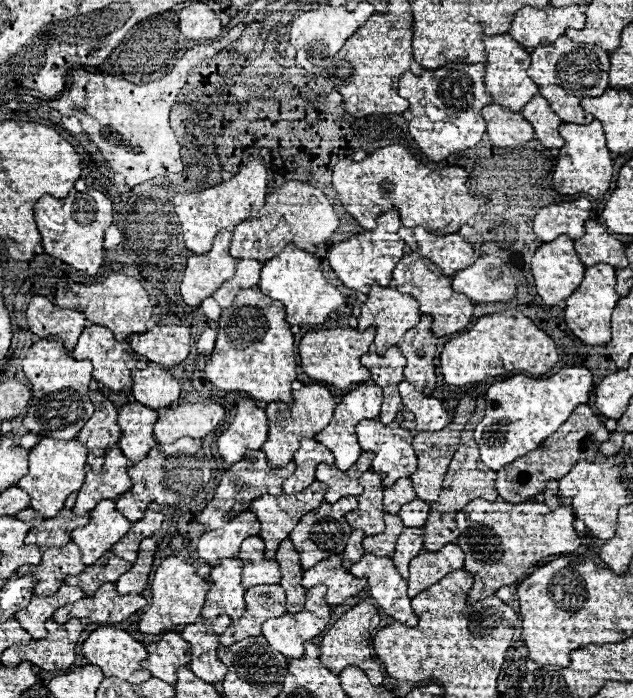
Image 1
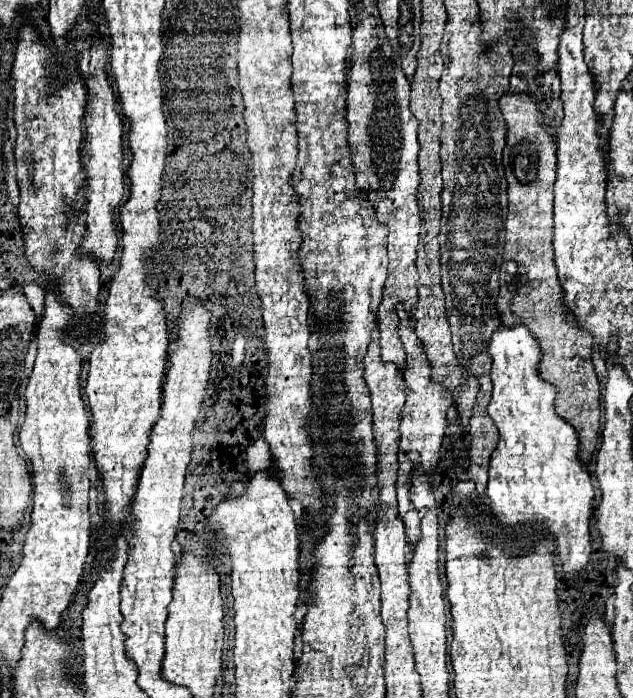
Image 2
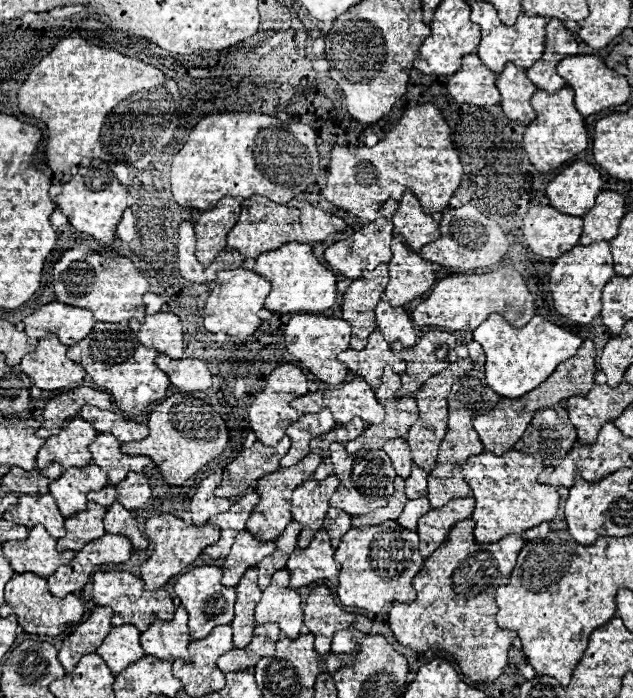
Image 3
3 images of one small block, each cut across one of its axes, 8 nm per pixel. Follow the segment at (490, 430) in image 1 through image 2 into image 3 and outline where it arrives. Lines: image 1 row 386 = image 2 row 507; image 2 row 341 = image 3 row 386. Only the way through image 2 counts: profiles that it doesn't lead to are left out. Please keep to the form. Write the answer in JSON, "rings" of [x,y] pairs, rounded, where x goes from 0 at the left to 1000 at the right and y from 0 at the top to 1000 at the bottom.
{"rings":[[[774,450],[771,458],[758,464],[749,473],[749,487],[761,493],[768,507],[771,553],[799,570],[821,570],[853,553],[872,530],[878,530],[885,519],[907,510],[919,493],[919,484],[866,461],[859,453],[844,453],[831,467],[812,470],[790,450]]]}

